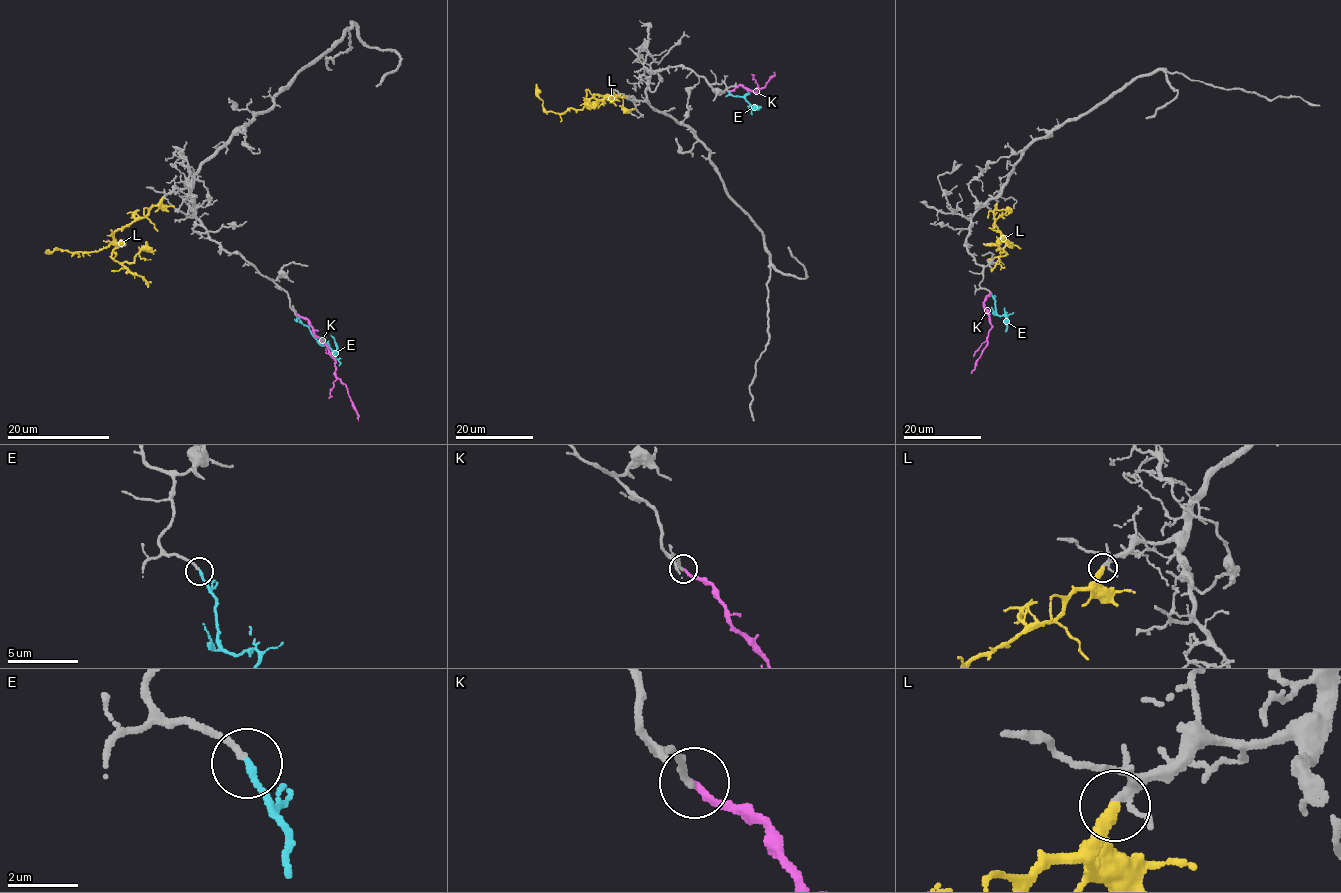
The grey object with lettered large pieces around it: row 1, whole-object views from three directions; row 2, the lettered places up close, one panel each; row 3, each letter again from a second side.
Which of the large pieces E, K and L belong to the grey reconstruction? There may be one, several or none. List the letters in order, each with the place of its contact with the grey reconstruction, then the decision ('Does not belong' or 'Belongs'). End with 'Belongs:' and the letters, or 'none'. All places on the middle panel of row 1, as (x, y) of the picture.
E: Touches grey at (728, 91). Belongs
K: Touches grey at (728, 91). Does not belong
L: Touches grey at (625, 98). Belongs
Belongs: E, L

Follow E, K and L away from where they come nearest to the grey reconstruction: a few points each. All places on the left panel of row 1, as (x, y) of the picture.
E: (298, 315), (321, 345), (327, 344), (335, 350), (336, 342), (331, 335)
K: (298, 314), (308, 321), (333, 359), (336, 377), (347, 390), (358, 420)
L: (162, 198), (143, 217), (137, 217), (114, 234), (114, 240), (105, 248), (89, 251), (57, 249), (47, 251)

